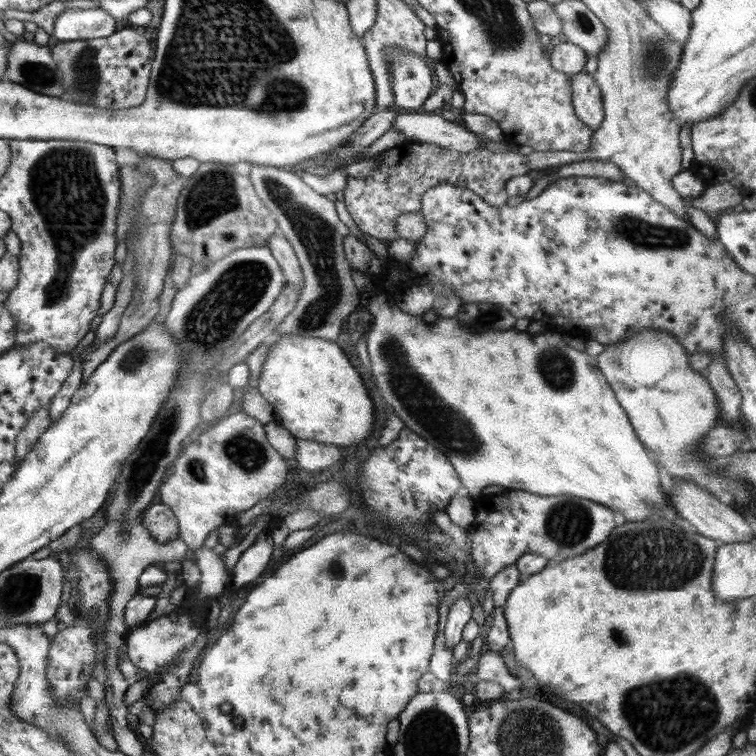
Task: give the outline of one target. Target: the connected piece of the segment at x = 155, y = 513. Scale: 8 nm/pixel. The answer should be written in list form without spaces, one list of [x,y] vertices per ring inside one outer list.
[[[157,500],[144,511],[143,526],[160,544],[170,543],[179,537],[179,525],[175,515],[168,506]]]

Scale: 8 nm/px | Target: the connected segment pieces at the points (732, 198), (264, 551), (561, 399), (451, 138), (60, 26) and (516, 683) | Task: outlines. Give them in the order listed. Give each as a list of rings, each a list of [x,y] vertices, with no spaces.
[[[719,181],[717,185],[705,188],[698,199],[691,199],[689,203],[715,219],[722,211],[731,211],[742,199],[739,188]]]
[[[270,529],[262,530],[254,539],[254,543],[242,552],[234,569],[232,569],[230,588],[233,590],[234,586],[240,588],[246,582],[256,580],[264,572],[264,568],[270,562],[272,550],[274,550],[270,533]]]
[[[391,299],[378,301],[378,309],[372,311],[374,323],[372,333],[366,339],[367,353],[371,362],[371,372],[374,374],[374,380],[380,388],[380,394],[384,396],[384,402],[392,406],[396,416],[404,422],[408,429],[413,430],[428,444],[438,448],[442,454],[448,457],[448,460],[454,465],[464,488],[467,488],[472,499],[481,494],[481,490],[486,486],[500,485],[504,489],[521,490],[531,492],[540,496],[558,496],[572,495],[578,498],[593,500],[598,504],[604,504],[612,512],[622,512],[626,520],[646,520],[650,516],[656,516],[654,508],[666,508],[671,505],[671,500],[662,485],[660,485],[660,476],[658,467],[646,453],[644,445],[636,437],[634,427],[626,412],[620,407],[614,392],[608,385],[606,378],[597,365],[597,357],[591,357],[584,351],[578,351],[570,347],[562,339],[562,333],[554,330],[547,330],[542,334],[530,333],[528,330],[522,332],[516,329],[508,329],[504,332],[486,332],[476,334],[464,328],[458,317],[440,318],[438,317],[430,326],[420,317],[410,316],[410,313],[402,312],[398,305]]]
[[[400,110],[400,114],[394,117],[391,128],[404,134],[407,142],[436,144],[458,152],[486,149],[478,134],[462,125],[460,117],[449,121],[435,113],[408,113]]]
[[[67,9],[54,23],[55,42],[106,38],[117,32],[116,20],[104,9]]]
[[[487,651],[484,656],[478,657],[476,676],[480,681],[497,682],[506,692],[522,686],[522,680],[509,673],[503,658],[496,652]]]

